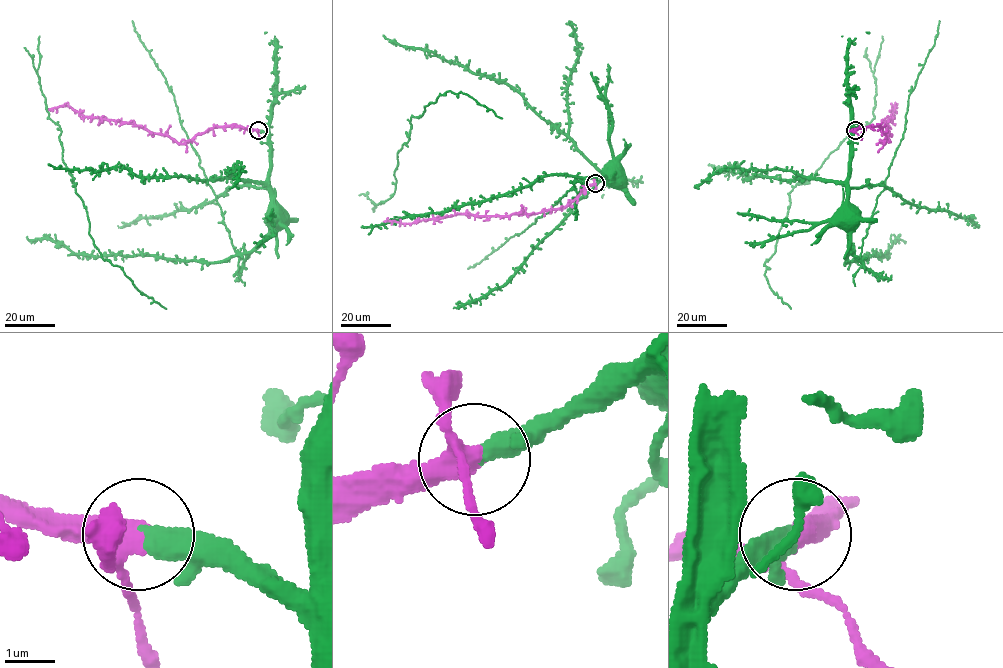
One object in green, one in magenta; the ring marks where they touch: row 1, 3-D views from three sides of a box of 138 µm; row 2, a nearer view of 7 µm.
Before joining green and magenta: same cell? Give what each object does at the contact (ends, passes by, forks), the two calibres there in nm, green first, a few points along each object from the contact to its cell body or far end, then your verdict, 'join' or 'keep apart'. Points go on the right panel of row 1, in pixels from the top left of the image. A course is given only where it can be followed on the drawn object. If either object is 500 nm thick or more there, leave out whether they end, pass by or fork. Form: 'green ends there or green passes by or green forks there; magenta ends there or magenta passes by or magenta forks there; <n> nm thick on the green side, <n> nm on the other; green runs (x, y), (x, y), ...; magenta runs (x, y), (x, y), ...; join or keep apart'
green ends there; magenta forks there; 440 nm thick on the green side, 300 nm on the other; green runs (855, 130), (850, 135), (846, 199), (839, 221); magenta runs (855, 130), (880, 126), (885, 133), (885, 143), (885, 123), (894, 112), (893, 106), (893, 110); join

